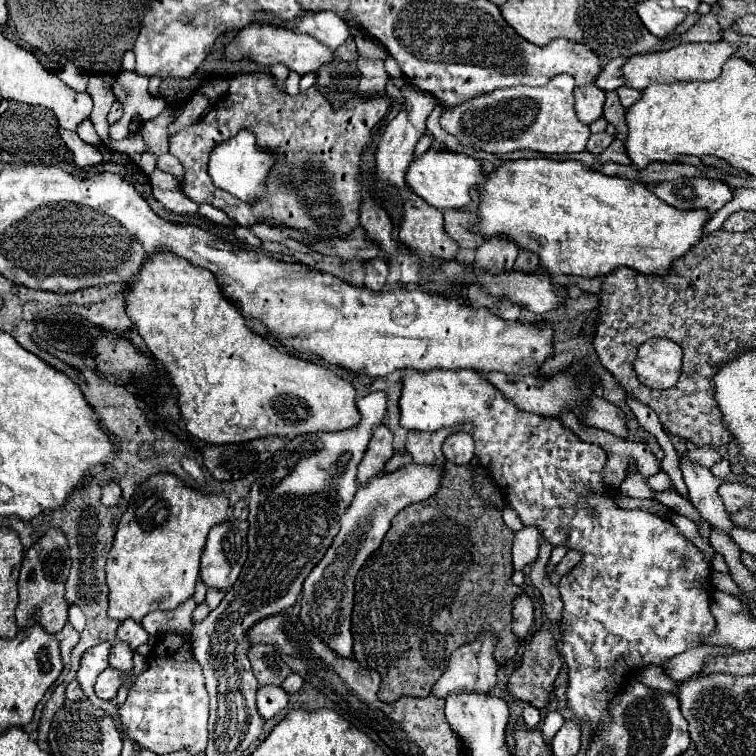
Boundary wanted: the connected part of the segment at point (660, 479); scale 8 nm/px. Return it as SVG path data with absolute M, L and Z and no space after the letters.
M661 470L661 472L657 472L657 474L653 474L653 476L649 476L647 480L645 480L653 490L673 490L673 486L671 486L671 482L669 482L669 476Z

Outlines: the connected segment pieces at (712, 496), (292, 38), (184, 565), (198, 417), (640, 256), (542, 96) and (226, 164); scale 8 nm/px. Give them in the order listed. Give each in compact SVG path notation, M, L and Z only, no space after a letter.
M685 456L679 458L679 468L681 468L683 480L689 488L689 498L693 502L693 506L701 512L703 520L707 520L709 524L715 524L717 528L721 528L725 532L731 532L731 528L733 528L731 516L725 514L721 498L717 496L717 488L725 480L713 476L709 468L705 468Z
M249 24L247 28L239 30L237 38L225 46L223 54L225 54L225 60L229 60L229 62L251 60L251 62L257 62L263 66L285 64L291 72L297 72L299 76L309 74L309 72L317 74L323 64L331 64L335 58L335 50L327 48L313 36L299 34L293 30L283 30L277 26L267 26L267 24Z
M161 472L147 478L131 496L125 514L119 520L113 548L107 560L107 586L109 586L109 616L115 620L133 618L141 622L151 610L175 610L185 602L199 578L199 560L207 542L207 534L213 526L225 520L229 498L225 494L201 494L189 488L181 478Z
M171 252L149 254L145 258L145 264L141 264L141 270L127 284L127 290L125 290L125 310L127 310L127 316L133 320L139 336L145 340L149 352L167 368L169 378L177 386L179 408L181 408L181 414L183 414L183 418L187 422L187 432L193 434L195 438L207 442L207 444L237 444L237 442L249 442L249 440L255 440L255 438L261 438L261 436L295 438L299 434L311 434L311 432L319 432L319 430L321 432L347 430L347 428L359 424L359 412L357 412L357 406L355 406L355 388L351 386L351 382L347 382L347 380L339 378L337 374L329 372L329 368L325 368L325 366L319 366L319 364L313 364L313 362L307 362L307 360L299 360L295 356L279 352L265 338L253 334L247 328L247 324L245 324L243 316L239 314L239 310L233 304L229 304L225 300L225 296L221 294L221 288L219 288L217 280L213 280L213 274L209 270L205 270L205 268L189 264L185 258L179 258L179 256L171 254Z
M525 158L505 162L495 168L493 174L477 188L479 192L479 222L471 228L483 238L505 236L515 242L521 250L535 252L541 266L551 274L573 274L573 276L605 276L613 268L629 266L641 274L665 272L673 260L685 256L703 234L707 224L705 210L673 210L669 204L659 200L645 184L627 182L625 178L607 176L601 170L589 168L575 160L551 160L551 158Z
M569 74L555 76L553 80L549 80L545 88L531 88L531 86L503 88L501 92L491 92L489 96L477 96L477 100L469 100L457 108L445 110L441 116L441 126L445 132L453 134L463 146L473 146L489 154L507 154L513 150L535 150L543 154L583 152L585 140L589 140L591 132L575 116L573 88L575 88L575 80Z
M239 132L239 136L235 136L233 140L227 140L225 144L219 144L213 152L211 152L211 160L209 160L209 176L213 178L213 182L231 192L233 196L245 200L245 202L255 202L259 196L265 194L265 178L271 170L271 166L275 164L275 154L271 152L261 152L255 146L253 134L251 132Z

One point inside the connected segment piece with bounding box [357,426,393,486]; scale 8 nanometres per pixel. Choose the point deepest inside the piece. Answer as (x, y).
(380, 449)

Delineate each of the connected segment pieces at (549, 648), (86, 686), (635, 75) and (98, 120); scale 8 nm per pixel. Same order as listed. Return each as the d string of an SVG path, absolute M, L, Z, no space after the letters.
M541 626L529 640L525 654L523 654L523 664L513 672L511 680L509 680L509 692L515 698L521 698L525 702L529 702L531 706L543 710L549 704L551 698L551 690L553 684L557 680L557 674L561 670L561 656L557 650L557 638L555 632L549 626Z
M103 642L103 644L97 644L97 646L89 648L89 650L83 654L83 658L81 658L81 666L79 666L79 670L77 670L77 680L79 680L81 688L85 690L85 694L87 694L87 698L91 700L91 703L112 716L117 729L120 733L123 733L115 703L101 700L95 695L95 692L93 692L95 678L109 666L109 662L107 662L109 650L111 650L111 644L109 644L109 642Z
M725 40L719 42L703 42L703 44L679 44L667 52L651 52L631 56L623 66L623 80L627 86L635 90L643 90L653 82L677 82L677 80L715 80L721 72L721 66L727 58L737 52L737 44L729 44Z
M90 75L87 86L87 92L93 100L93 110L91 112L91 122L97 130L97 134L101 138L107 138L107 130L109 130L109 122L107 115L115 102L111 84L105 82L101 76Z

